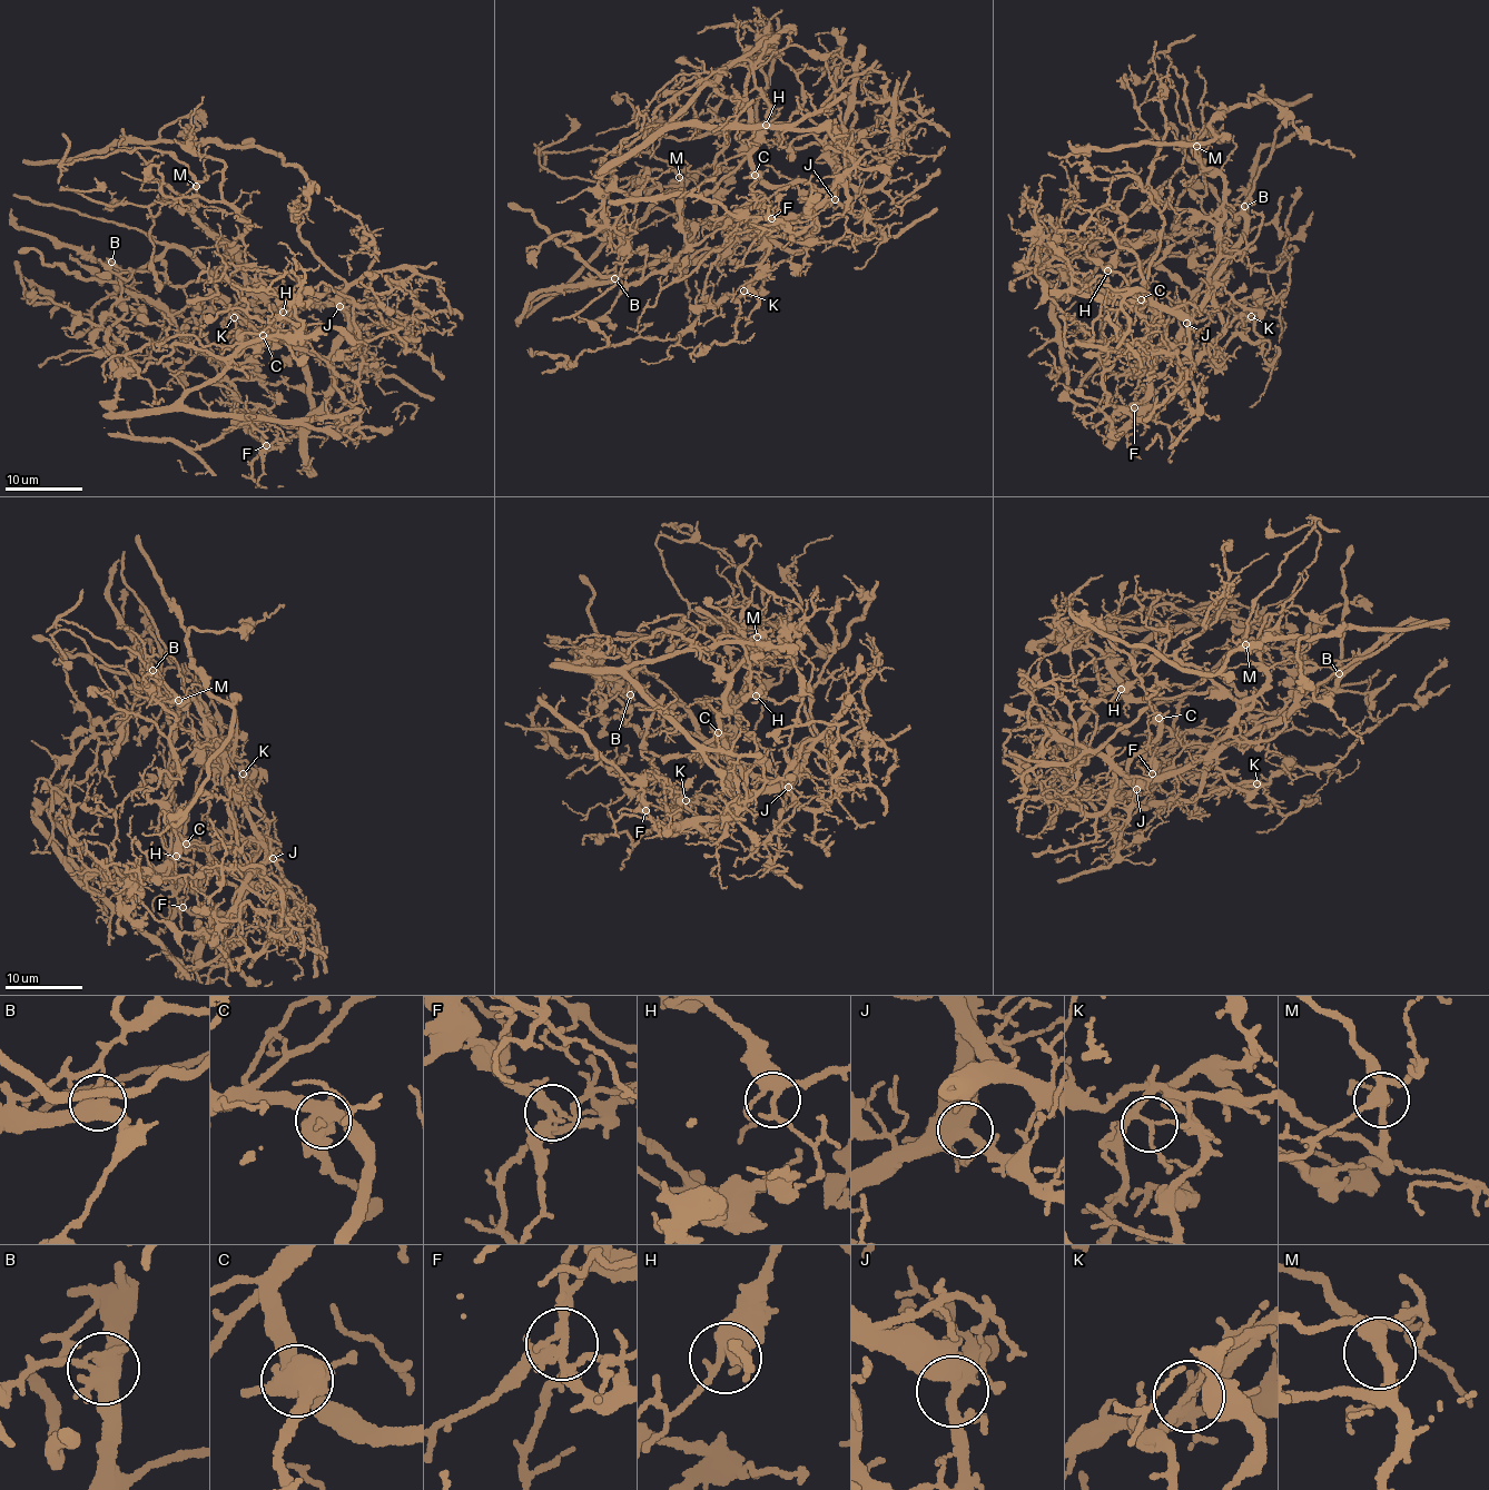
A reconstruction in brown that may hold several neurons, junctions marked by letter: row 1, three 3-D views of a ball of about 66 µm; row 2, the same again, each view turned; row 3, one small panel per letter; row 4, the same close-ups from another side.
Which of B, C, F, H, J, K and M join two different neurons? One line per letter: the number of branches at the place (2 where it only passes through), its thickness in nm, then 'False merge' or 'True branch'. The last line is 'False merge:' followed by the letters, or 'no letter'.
B: Branches: 4. Thickness 440 nm. False merge
C: Branches: 5. Thickness 600 nm. False merge
F: Branches: 3. Thickness 240 nm. False merge
H: Branches: 4. Thickness 340 nm. True branch
J: Branches: 5. Thickness 320 nm. True branch
K: Branches: 4. Thickness 130 nm. False merge
M: Branches: 4. Thickness 280 nm. True branch
False merge: B, C, F, K

